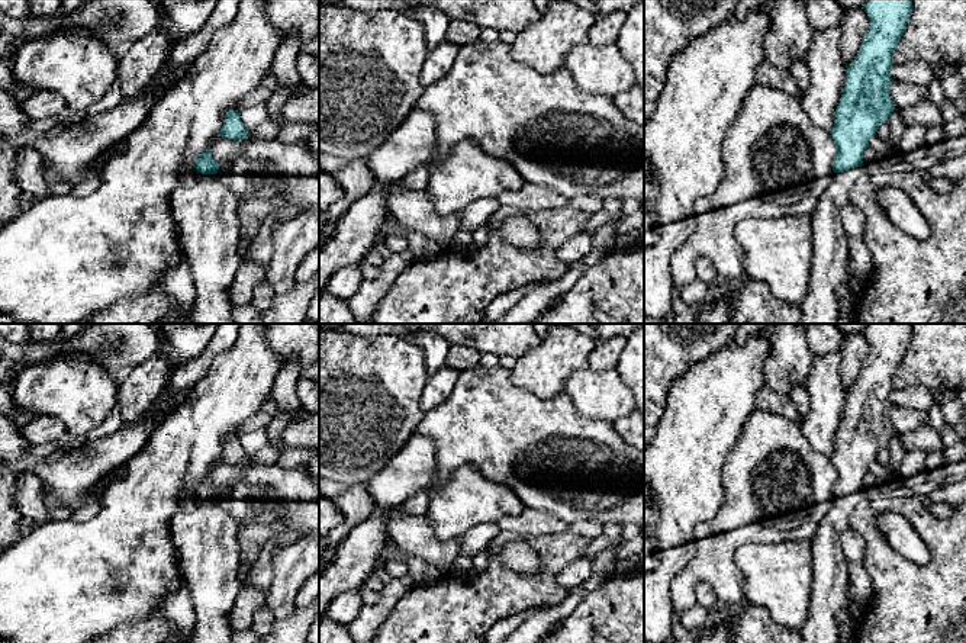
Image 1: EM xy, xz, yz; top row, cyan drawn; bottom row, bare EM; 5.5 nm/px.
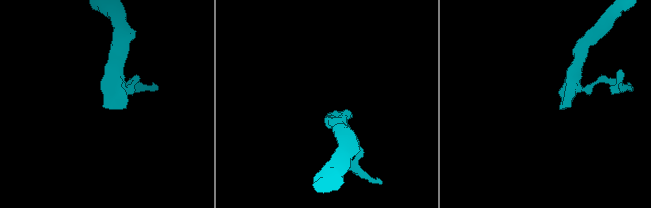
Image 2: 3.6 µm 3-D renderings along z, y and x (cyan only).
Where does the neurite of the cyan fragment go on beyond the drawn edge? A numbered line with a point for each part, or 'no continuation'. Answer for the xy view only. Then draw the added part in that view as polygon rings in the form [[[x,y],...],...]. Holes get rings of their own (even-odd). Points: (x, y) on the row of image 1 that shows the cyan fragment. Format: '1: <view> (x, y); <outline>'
1: xy (206, 214); [[[196,174],[193,186],[177,187],[170,199],[178,241],[193,279],[193,309],[187,314],[191,324],[235,324],[229,287],[239,267],[239,199],[219,174]]]

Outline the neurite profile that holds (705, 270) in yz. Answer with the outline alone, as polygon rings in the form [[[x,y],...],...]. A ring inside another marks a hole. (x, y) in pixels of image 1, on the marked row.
[[[702,255],[695,261],[695,277],[702,280],[709,287],[718,279],[715,264],[706,255]]]

